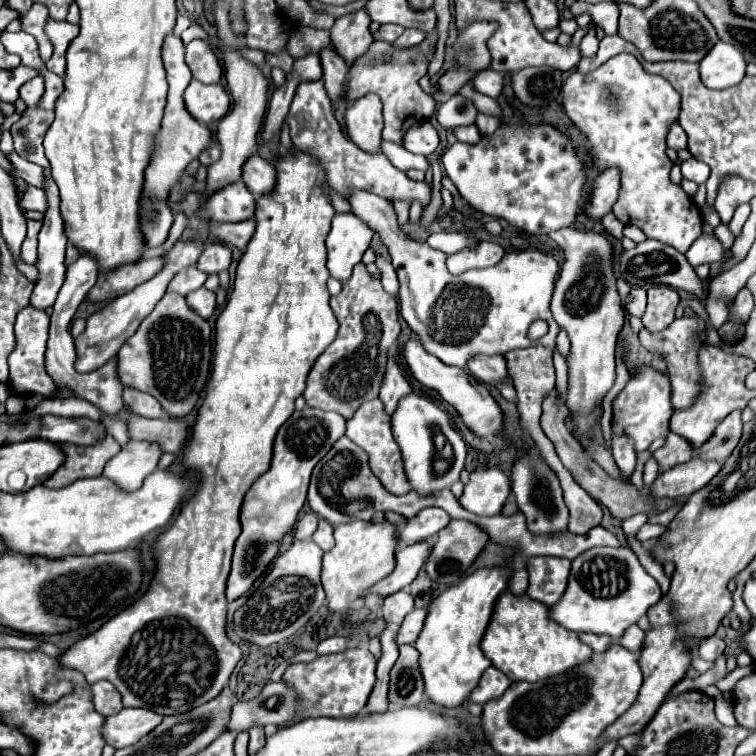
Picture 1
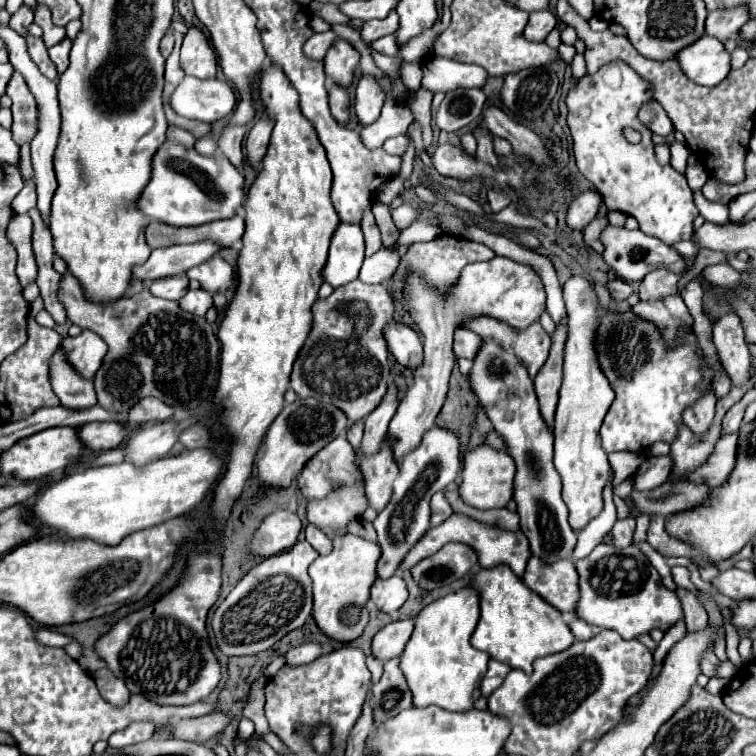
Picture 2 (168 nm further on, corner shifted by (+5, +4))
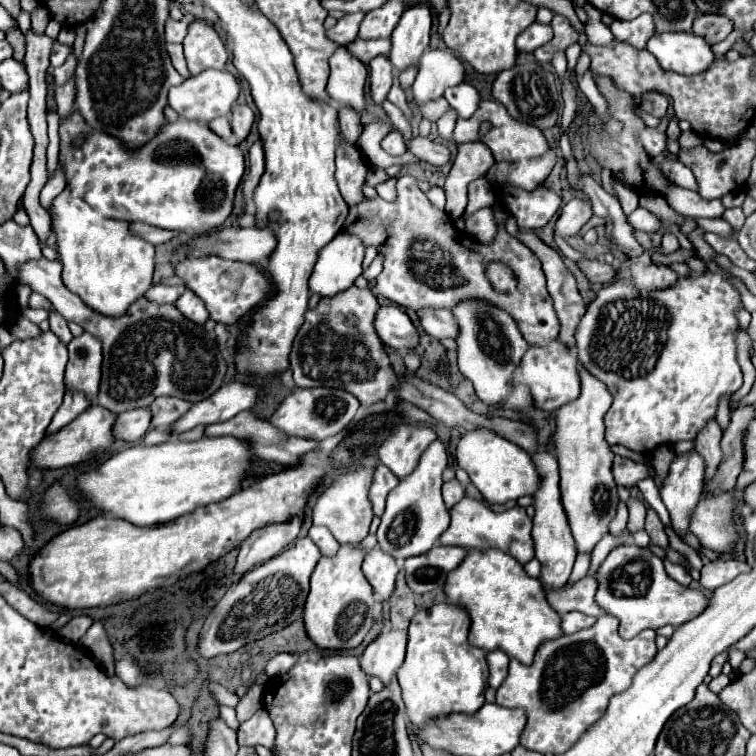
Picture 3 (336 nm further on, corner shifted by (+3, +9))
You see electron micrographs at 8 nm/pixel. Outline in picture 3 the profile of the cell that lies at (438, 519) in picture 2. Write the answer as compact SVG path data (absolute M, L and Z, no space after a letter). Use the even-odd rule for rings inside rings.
M452 479L442 485L442 497L444 497L446 509L452 509L464 497L464 487L460 485L458 479Z

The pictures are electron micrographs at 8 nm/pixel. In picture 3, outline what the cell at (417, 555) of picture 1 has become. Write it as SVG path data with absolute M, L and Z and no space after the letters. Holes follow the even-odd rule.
M464 497L460 503L456 503L450 509L450 515L452 515L450 527L440 535L438 543L460 545L464 549L478 549L478 551L498 547L504 553L510 553L520 565L524 565L526 561L530 561L534 557L534 541L532 541L532 535L530 535L532 519L526 515L526 511L522 507L516 505L512 509L496 513L486 503Z

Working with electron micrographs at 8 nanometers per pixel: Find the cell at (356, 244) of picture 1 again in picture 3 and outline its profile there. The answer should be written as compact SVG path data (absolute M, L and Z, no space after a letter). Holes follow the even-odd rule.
M344 231L334 237L314 265L310 277L310 291L320 293L322 297L332 297L338 291L348 289L358 275L362 275L364 243L356 235L346 235Z

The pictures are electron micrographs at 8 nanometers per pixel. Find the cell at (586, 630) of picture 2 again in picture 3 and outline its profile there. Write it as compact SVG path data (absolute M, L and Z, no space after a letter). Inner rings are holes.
M572 611L572 613L562 615L562 631L566 635L576 633L576 631L586 629L586 627L592 627L594 623L596 623L596 617L588 617L588 615L578 613L578 611Z

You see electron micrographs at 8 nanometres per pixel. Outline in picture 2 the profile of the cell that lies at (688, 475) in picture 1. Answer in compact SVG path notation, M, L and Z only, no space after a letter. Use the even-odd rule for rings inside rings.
M738 432L724 434L716 444L712 460L708 460L708 464L704 464L704 468L700 468L698 472L688 474L688 480L706 482L710 486L724 484L736 466L736 450L738 450Z

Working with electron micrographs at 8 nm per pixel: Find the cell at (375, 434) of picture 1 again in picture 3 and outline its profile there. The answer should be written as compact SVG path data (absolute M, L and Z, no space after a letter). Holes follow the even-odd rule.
M382 463L376 467L376 473L374 473L374 483L370 487L370 501L372 501L372 507L374 507L374 515L382 515L384 511L384 503L386 503L386 495L398 485L398 479L396 475L384 467Z

